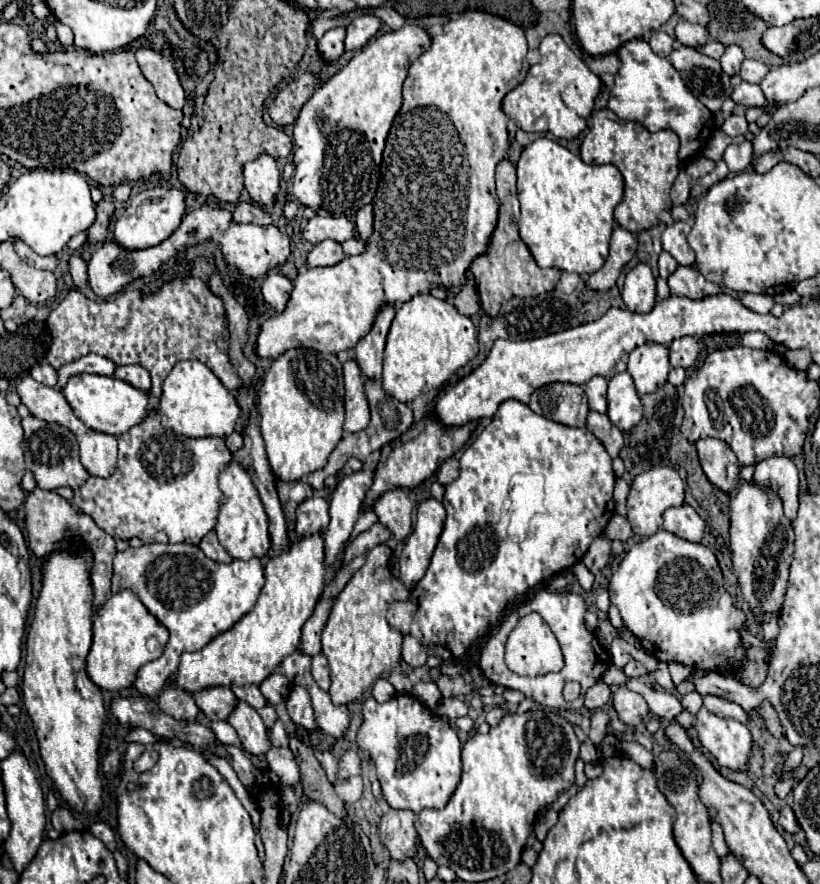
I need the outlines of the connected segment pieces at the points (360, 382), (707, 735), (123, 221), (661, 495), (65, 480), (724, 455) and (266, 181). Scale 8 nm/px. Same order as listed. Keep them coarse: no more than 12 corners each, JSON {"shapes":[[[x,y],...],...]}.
{"shapes":[[[354,360],[344,362],[344,432],[370,424],[364,378]],[[700,708],[702,746],[744,770],[752,736],[742,722]],[[184,192],[132,198],[112,230],[128,250],[152,248],[180,226]],[[674,468],[638,474],[628,494],[628,520],[654,536],[662,512],[682,506],[684,482]],[[24,418],[22,450],[38,488],[76,490],[90,474],[78,440],[56,422]],[[716,438],[696,442],[708,480],[724,492],[740,482],[740,462]],[[268,154],[244,166],[244,186],[258,206],[272,206],[280,172]]]}

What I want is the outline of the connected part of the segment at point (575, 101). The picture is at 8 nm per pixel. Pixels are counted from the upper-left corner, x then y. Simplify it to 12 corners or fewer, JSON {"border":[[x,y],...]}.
{"border":[[558,34],[504,96],[524,132],[576,138],[600,78]]}

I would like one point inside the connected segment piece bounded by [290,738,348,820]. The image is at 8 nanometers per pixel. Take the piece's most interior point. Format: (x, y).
(316, 786)

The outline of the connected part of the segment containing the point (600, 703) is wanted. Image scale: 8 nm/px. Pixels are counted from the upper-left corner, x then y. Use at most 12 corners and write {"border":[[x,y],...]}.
{"border":[[598,680],[586,694],[588,710],[606,708],[610,688]]}

